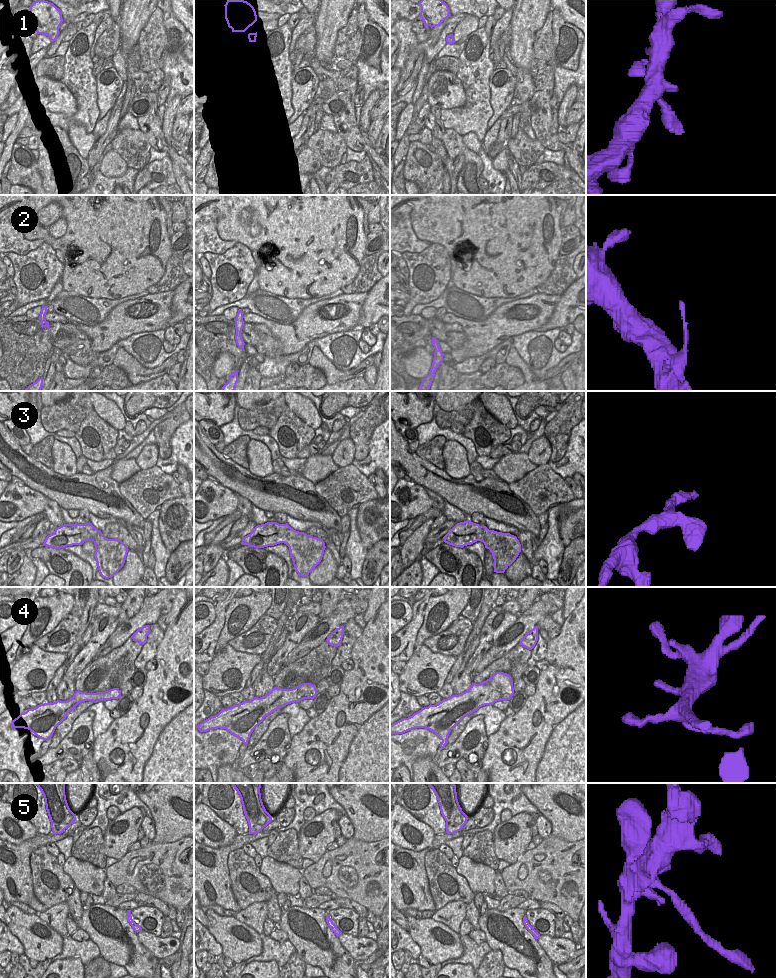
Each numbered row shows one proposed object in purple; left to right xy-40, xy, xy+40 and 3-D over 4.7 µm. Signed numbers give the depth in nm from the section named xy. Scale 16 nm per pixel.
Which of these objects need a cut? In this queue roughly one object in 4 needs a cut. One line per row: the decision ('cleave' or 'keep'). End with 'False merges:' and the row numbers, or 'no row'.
1: keep
2: keep
3: keep
4: keep
5: keep
False merges: no row

